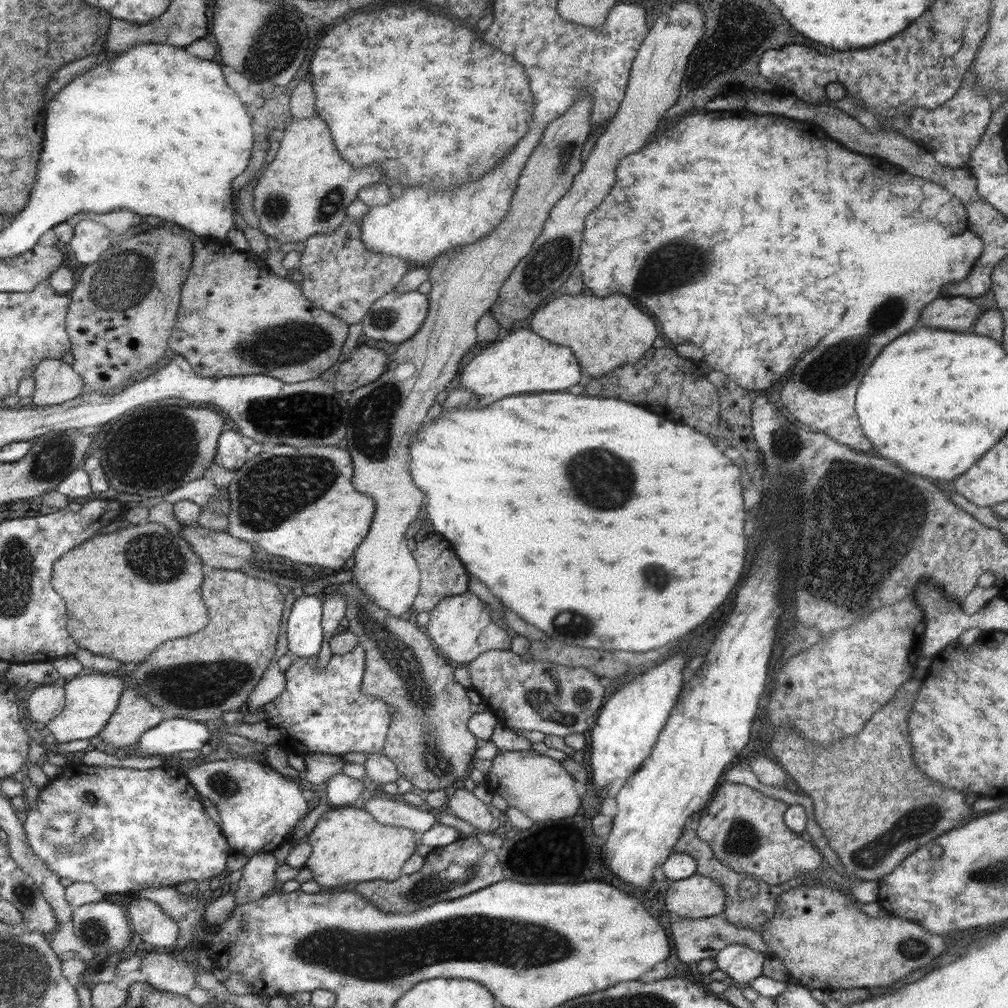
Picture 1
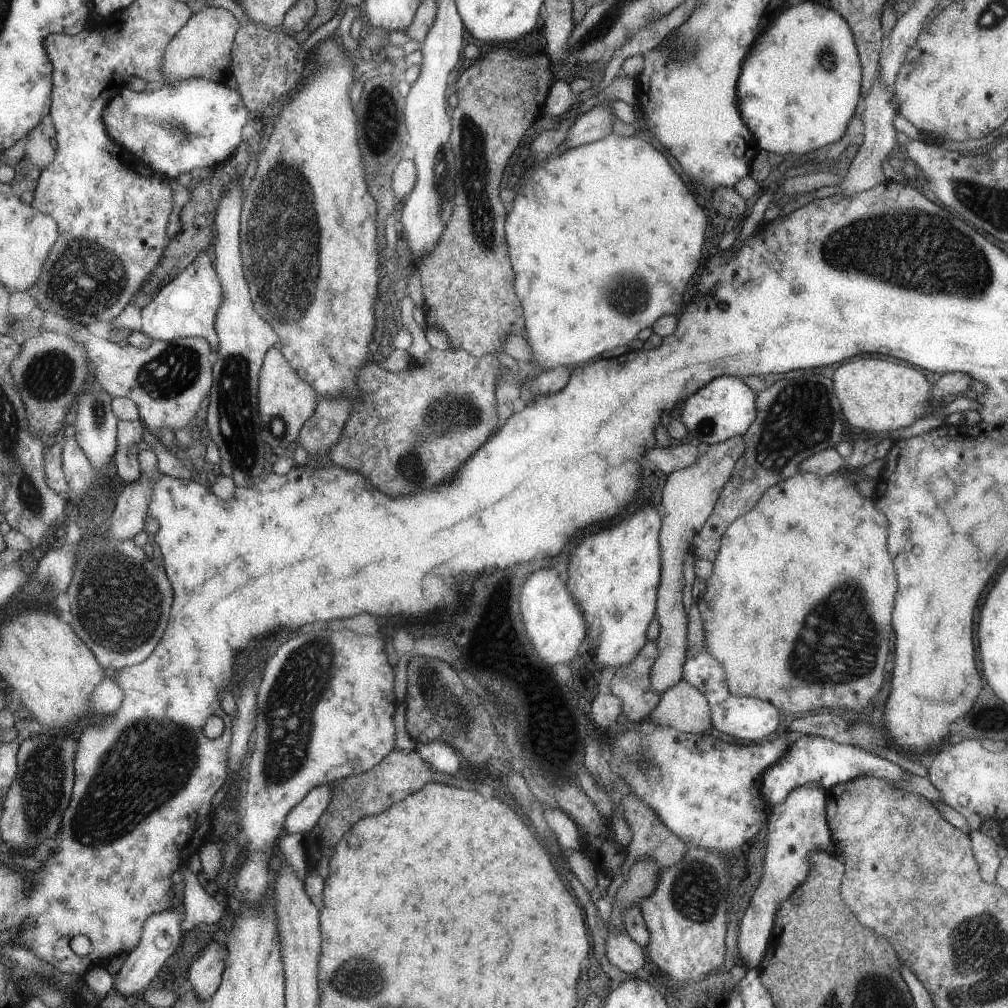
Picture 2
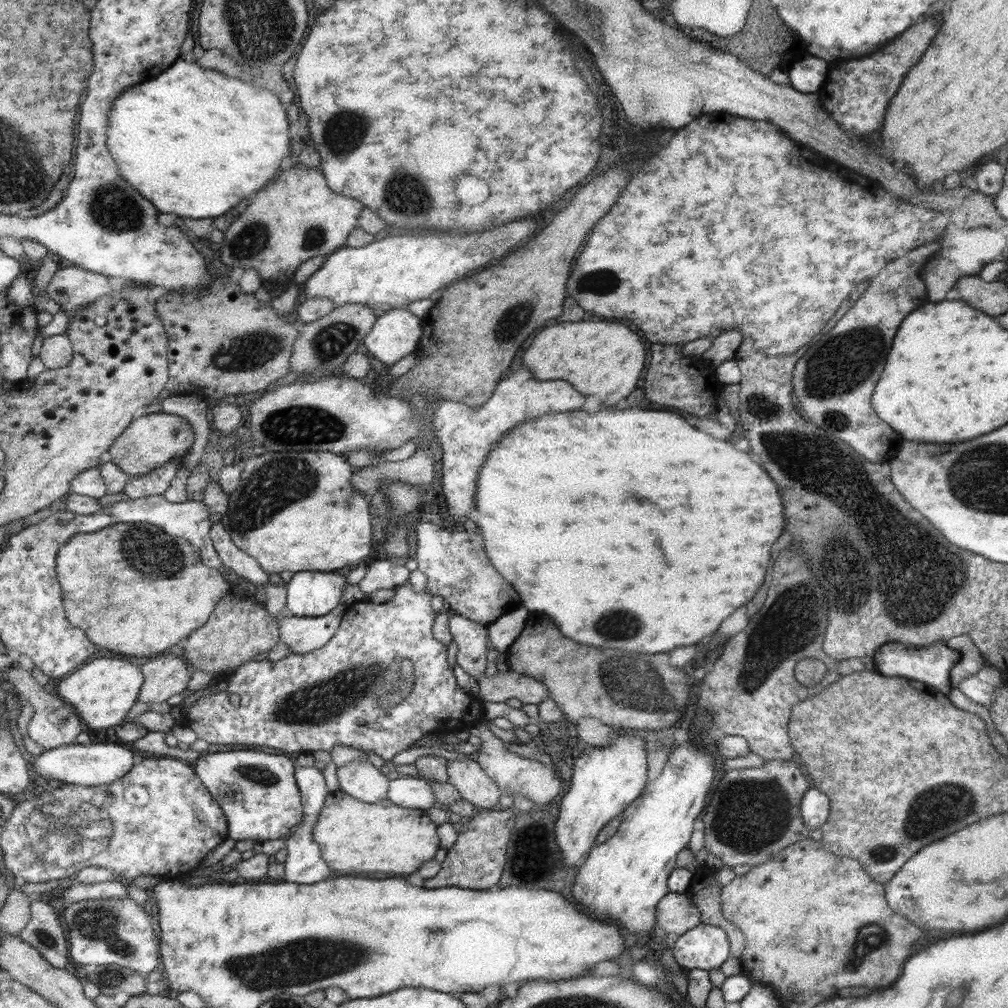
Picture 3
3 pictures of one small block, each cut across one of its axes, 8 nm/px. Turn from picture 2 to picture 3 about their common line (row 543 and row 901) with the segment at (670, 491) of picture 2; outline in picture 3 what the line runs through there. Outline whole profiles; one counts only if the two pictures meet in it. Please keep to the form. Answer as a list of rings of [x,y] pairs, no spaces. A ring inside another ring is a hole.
[[[683,893],[666,894],[656,909],[657,927],[682,935],[700,923],[699,911]]]

